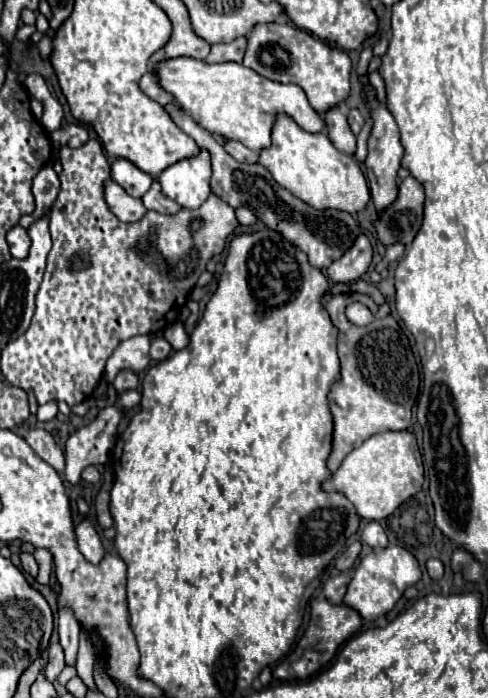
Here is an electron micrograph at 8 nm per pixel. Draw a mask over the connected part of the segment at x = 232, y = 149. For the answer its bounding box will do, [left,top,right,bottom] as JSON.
[224,140,258,164]

